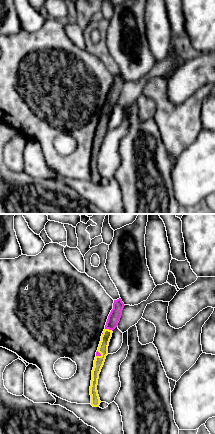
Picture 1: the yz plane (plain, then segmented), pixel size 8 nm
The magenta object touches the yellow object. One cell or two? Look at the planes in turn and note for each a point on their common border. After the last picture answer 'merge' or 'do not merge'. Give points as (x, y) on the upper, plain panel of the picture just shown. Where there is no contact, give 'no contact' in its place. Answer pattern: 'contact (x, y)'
contact (109, 105)

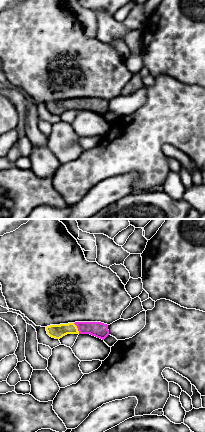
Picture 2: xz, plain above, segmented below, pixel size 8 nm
contact (77, 103)

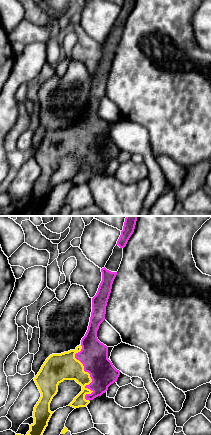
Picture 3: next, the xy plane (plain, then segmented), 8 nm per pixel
contact (90, 151)

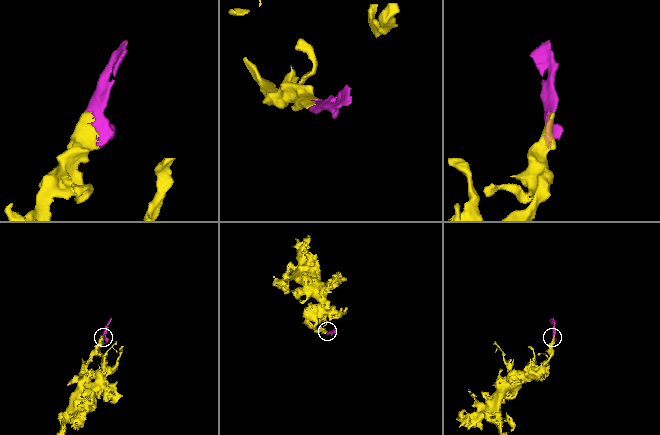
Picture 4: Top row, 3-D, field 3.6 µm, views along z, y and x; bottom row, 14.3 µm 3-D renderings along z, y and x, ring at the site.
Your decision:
merge

